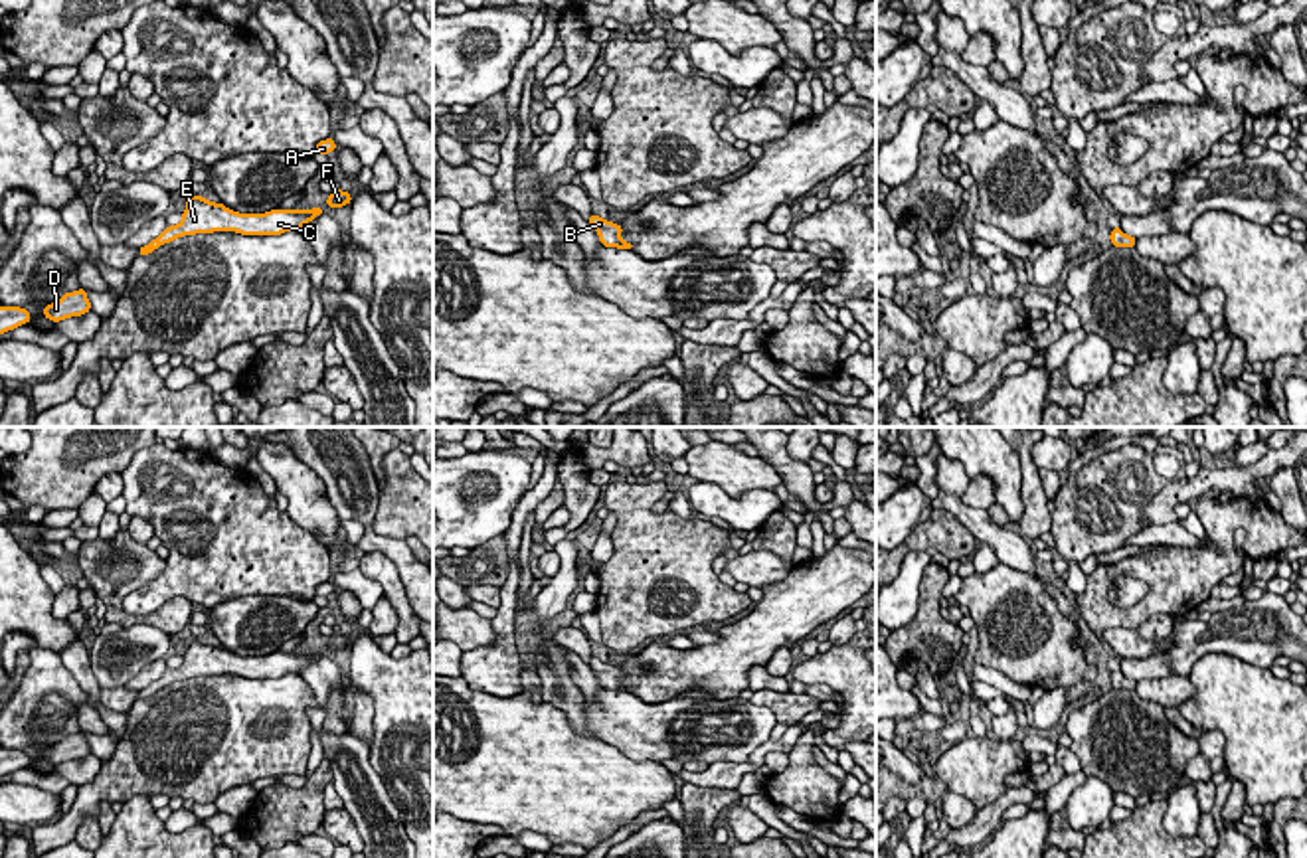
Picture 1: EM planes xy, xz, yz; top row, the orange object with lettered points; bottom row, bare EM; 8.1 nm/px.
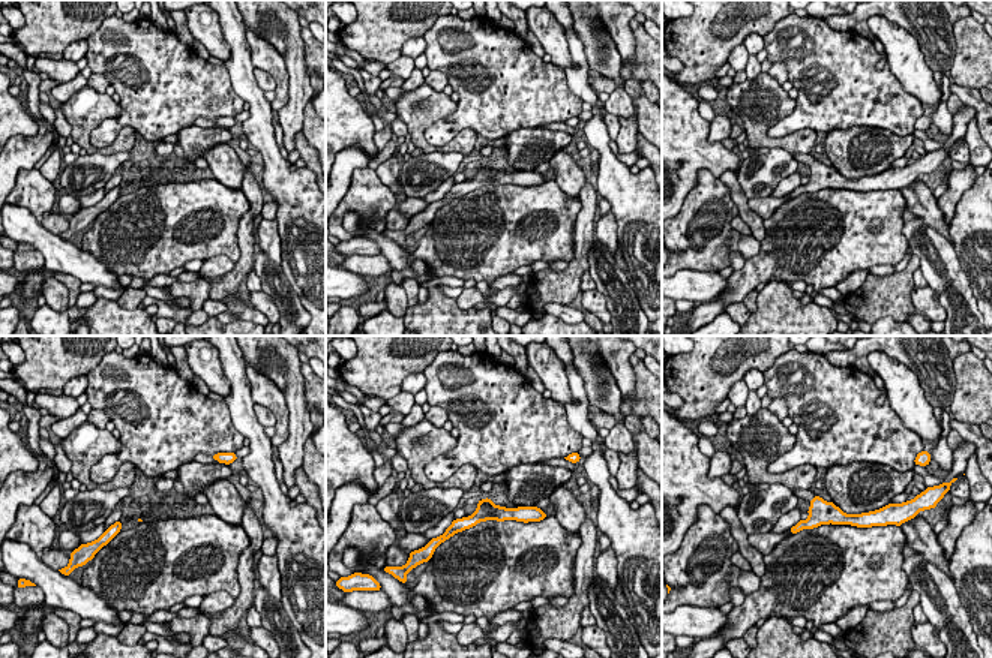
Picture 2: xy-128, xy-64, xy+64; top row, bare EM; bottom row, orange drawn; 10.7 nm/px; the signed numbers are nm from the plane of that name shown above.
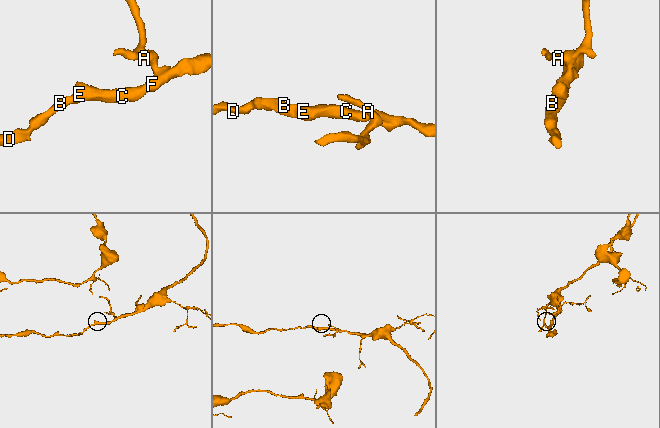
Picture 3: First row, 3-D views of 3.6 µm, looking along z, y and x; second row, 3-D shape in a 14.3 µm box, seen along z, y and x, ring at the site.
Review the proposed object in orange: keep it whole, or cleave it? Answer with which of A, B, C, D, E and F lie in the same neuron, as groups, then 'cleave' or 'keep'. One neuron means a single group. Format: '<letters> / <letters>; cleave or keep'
A B C D E F; keep

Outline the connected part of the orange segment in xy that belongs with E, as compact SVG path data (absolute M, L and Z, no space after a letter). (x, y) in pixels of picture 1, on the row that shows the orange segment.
M190 196L182 221L174 227L168 225L162 235L140 247L138 255L148 255L172 239L196 233L235 231L241 235L281 235L291 229L299 231L320 214L324 214L322 208L237 214L223 204L214 204L202 196Z

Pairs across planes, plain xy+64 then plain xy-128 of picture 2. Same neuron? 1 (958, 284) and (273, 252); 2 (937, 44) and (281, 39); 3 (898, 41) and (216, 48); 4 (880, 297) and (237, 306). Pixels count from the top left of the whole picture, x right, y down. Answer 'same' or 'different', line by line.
1: different
2: different
3: same
4: different

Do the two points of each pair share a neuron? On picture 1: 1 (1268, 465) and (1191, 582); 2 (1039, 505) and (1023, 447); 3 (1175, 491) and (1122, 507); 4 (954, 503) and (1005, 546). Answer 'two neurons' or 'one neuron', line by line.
1: two neurons
2: one neuron
3: two neurons
4: one neuron

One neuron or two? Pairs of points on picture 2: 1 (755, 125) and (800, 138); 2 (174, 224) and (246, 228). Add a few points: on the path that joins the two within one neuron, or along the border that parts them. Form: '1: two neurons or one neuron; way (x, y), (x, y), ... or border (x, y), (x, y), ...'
1: one neuron; way (763, 137), (769, 143), (788, 143)
2: two neurons; border (245, 194), (249, 209), (240, 219), (236, 263)

